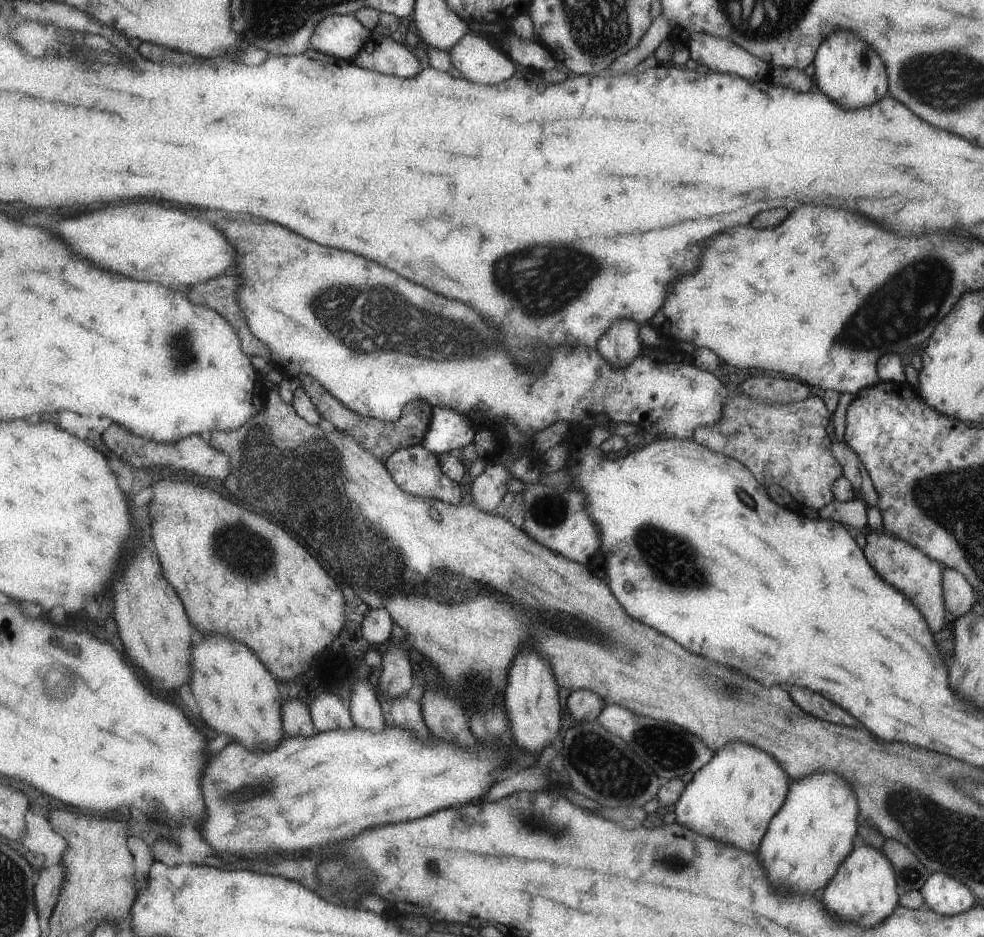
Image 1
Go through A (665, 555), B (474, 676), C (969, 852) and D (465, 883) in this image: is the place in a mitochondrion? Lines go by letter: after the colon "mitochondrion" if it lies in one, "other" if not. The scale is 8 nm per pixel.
A: mitochondrion
B: mitochondrion
C: mitochondrion
D: other

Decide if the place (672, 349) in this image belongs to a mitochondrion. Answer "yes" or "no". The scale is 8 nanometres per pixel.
no

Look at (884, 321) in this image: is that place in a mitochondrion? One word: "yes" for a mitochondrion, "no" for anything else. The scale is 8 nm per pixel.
yes

